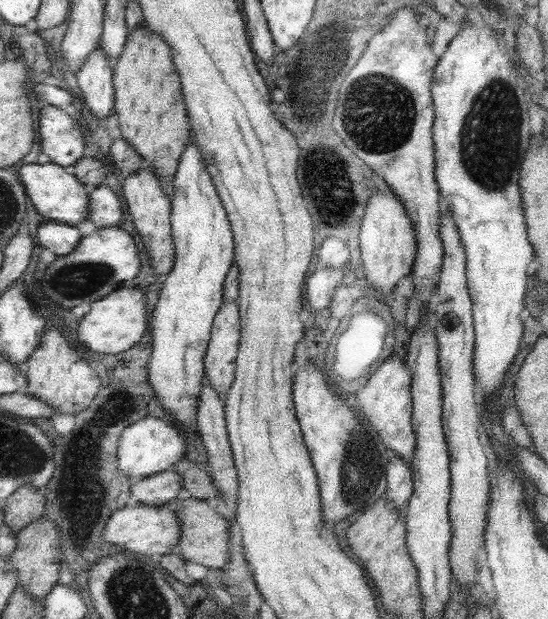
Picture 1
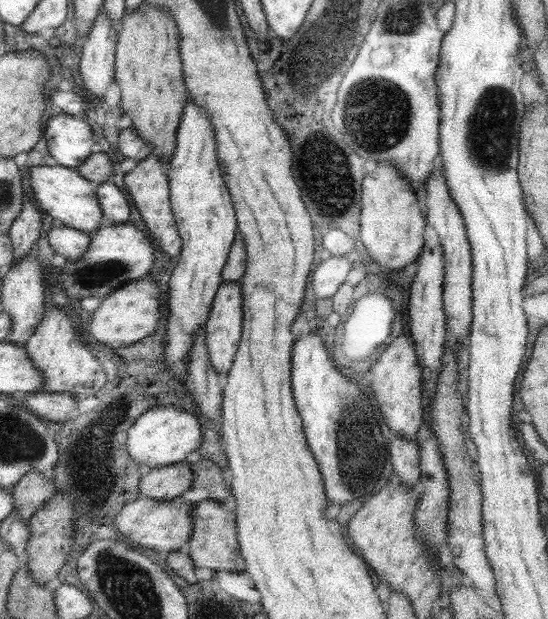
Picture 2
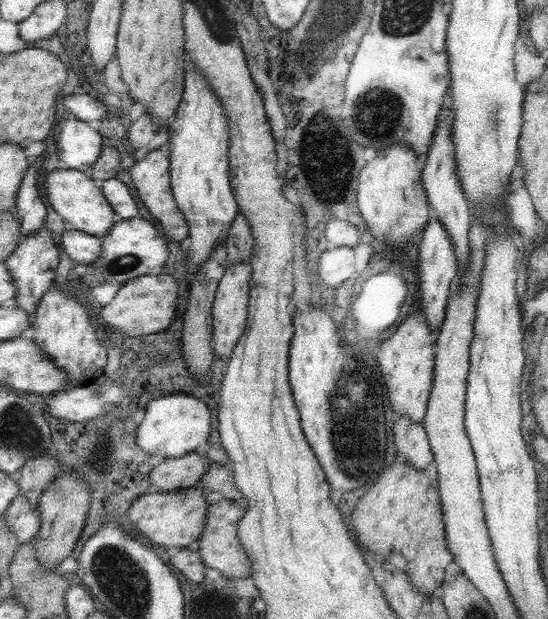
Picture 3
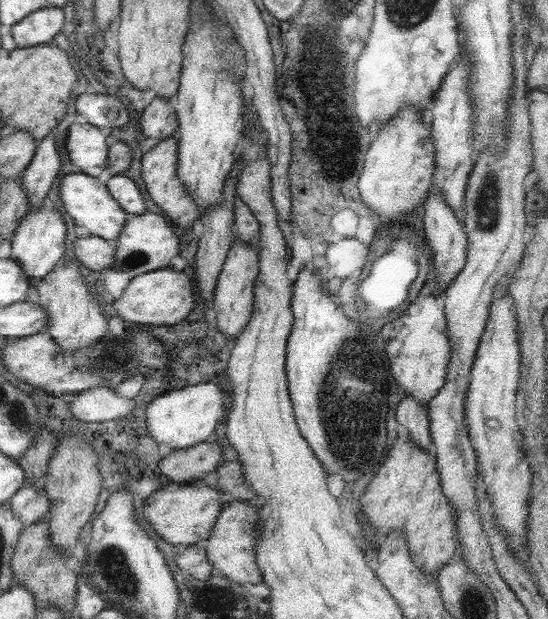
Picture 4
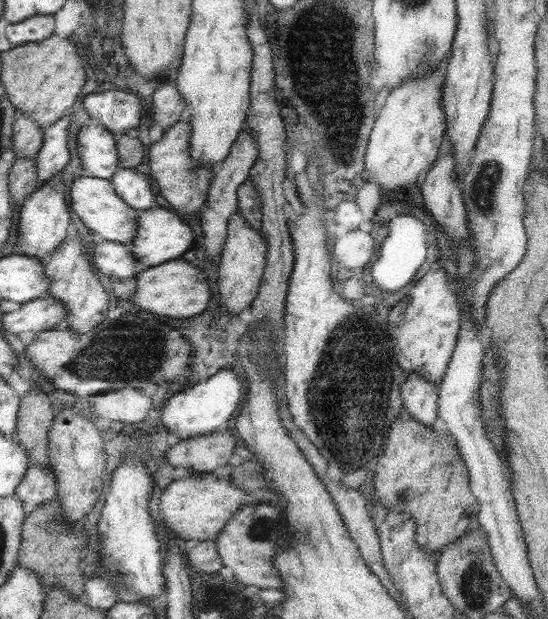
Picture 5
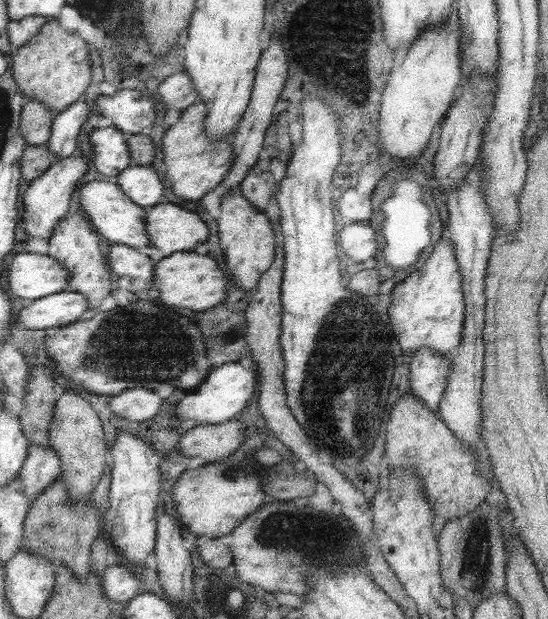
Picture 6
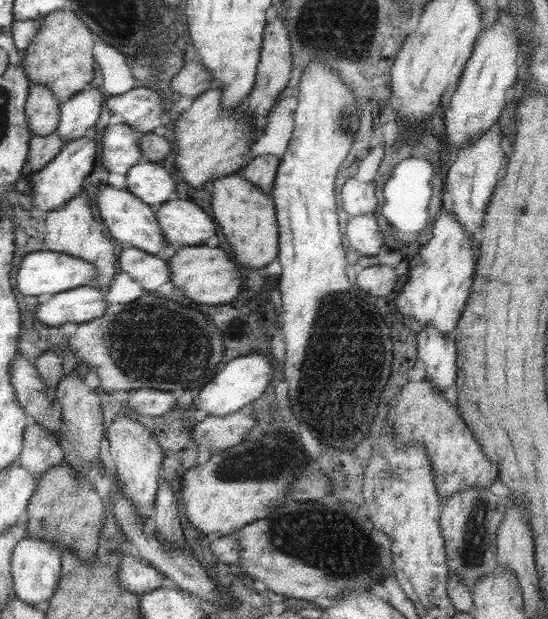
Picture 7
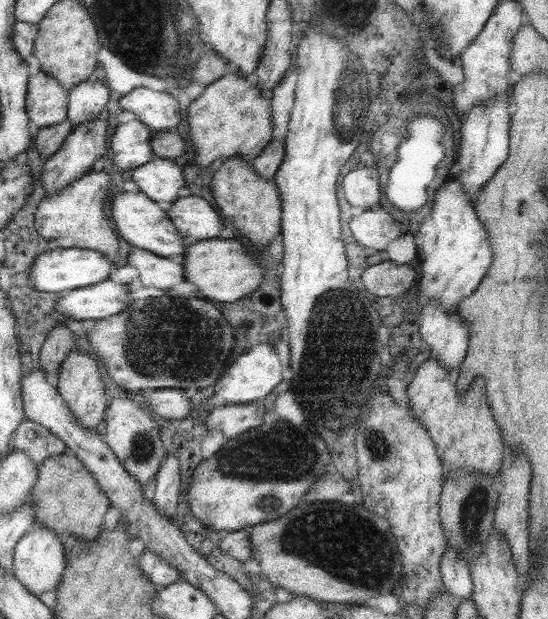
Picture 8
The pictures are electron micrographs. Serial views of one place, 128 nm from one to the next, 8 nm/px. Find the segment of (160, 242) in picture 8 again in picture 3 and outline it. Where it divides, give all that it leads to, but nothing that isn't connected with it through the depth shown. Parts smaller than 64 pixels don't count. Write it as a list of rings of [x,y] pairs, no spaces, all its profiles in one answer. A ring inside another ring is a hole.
[[[54,169],[42,183],[42,195],[49,208],[59,215],[71,230],[81,231],[94,237],[103,236],[114,222],[113,211],[103,193],[91,177],[77,169]]]

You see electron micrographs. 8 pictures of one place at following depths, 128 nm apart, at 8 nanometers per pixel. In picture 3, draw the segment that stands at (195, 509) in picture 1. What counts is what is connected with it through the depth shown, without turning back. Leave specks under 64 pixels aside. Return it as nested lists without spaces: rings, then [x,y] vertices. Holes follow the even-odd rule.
[[[221,498],[216,503],[211,503],[206,506],[206,513],[201,529],[200,537],[198,538],[197,554],[203,563],[203,567],[217,570],[222,576],[227,579],[243,580],[243,578],[250,578],[249,568],[251,564],[247,561],[245,552],[239,545],[236,535],[236,524],[238,518],[243,516],[244,509],[238,507],[232,500]]]

